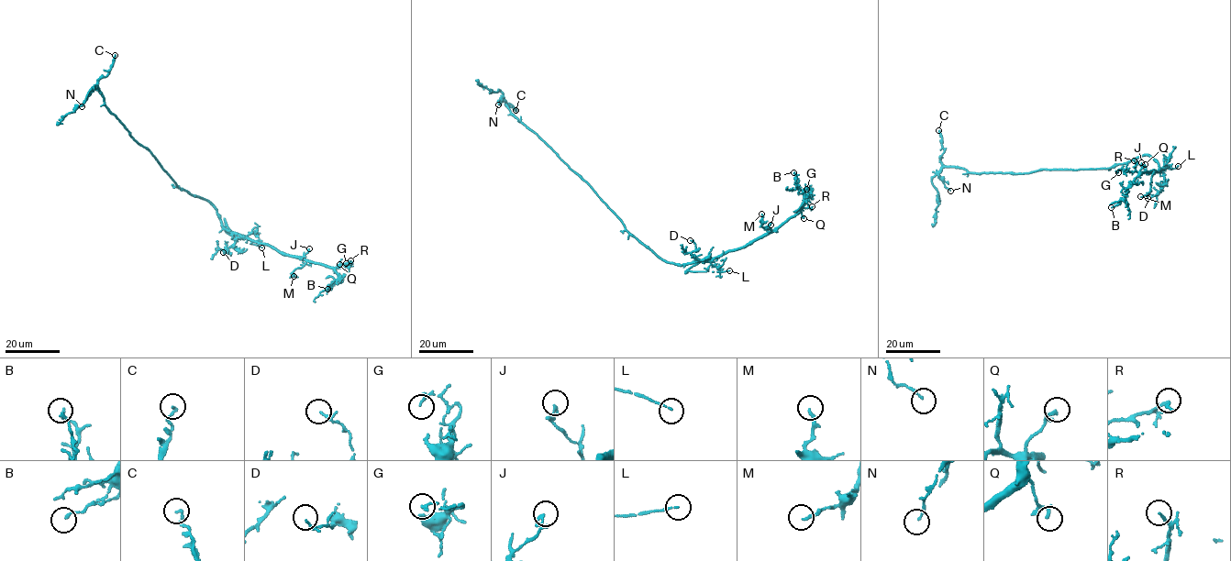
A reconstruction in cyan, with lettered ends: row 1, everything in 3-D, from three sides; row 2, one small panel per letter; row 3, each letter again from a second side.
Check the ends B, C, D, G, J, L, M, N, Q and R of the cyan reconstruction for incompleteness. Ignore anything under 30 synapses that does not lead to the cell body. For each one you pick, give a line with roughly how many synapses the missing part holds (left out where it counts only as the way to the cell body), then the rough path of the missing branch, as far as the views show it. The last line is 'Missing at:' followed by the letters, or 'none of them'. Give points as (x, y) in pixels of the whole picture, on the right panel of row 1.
Missing at: L

